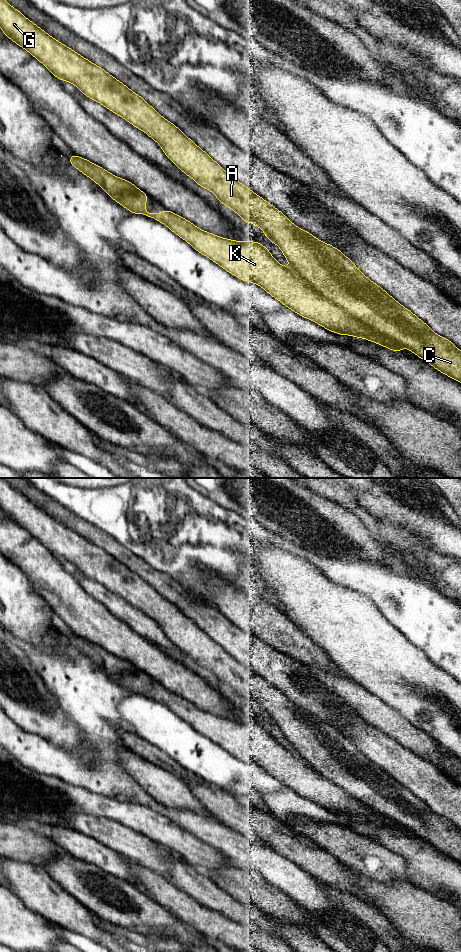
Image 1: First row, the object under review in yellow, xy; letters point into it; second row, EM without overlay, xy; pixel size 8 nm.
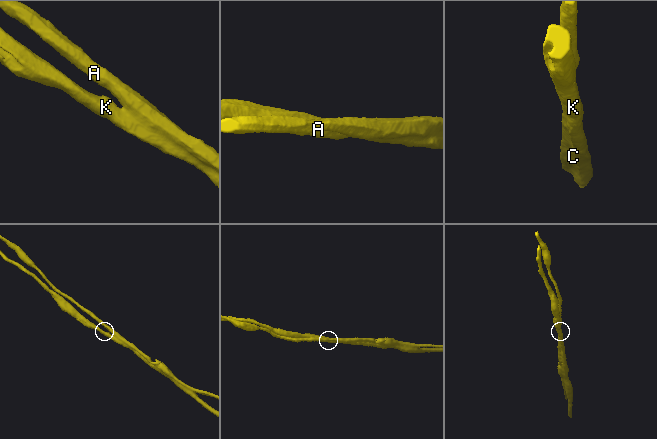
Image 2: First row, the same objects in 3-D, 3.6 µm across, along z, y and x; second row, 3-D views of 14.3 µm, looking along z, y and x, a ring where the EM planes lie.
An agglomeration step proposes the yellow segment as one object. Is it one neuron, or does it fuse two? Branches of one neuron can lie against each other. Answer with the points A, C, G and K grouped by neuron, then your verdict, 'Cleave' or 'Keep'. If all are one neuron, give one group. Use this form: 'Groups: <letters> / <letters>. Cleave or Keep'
Groups: A C G / K. Cleave

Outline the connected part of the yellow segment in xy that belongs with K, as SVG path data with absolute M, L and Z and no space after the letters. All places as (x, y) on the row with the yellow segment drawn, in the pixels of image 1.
M72 154L69 157L69 163L77 168L81 173L97 183L113 200L121 204L124 208L133 214L143 214L166 225L172 232L188 242L196 251L203 254L224 270L228 271L237 278L259 285L272 297L279 300L287 308L293 310L298 315L305 317L318 325L326 328L330 332L339 335L351 335L356 338L364 338L375 342L380 346L387 347L397 353L401 353L401 345L390 338L379 334L366 324L360 322L348 314L343 308L337 306L329 299L319 294L311 285L309 285L295 270L288 269L279 264L270 254L268 248L259 242L253 241L235 241L211 234L196 227L190 221L183 217L164 209L162 213L149 213L145 210L148 194L139 190L131 182L119 178L100 166L90 162L87 159Z

